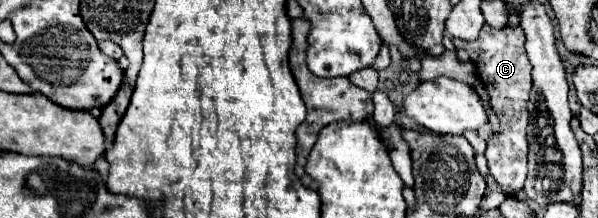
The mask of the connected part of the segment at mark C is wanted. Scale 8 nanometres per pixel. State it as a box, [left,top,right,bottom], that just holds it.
[454,24,532,194]

